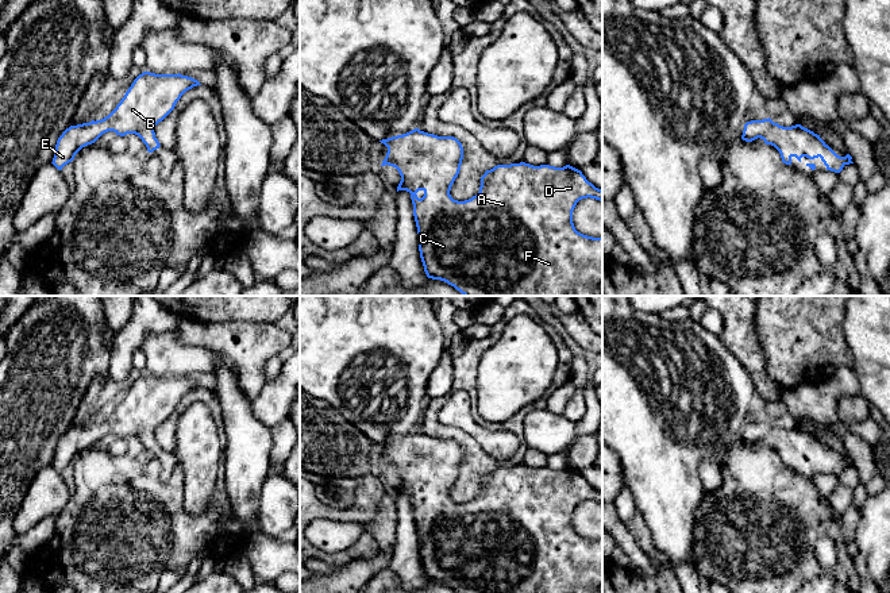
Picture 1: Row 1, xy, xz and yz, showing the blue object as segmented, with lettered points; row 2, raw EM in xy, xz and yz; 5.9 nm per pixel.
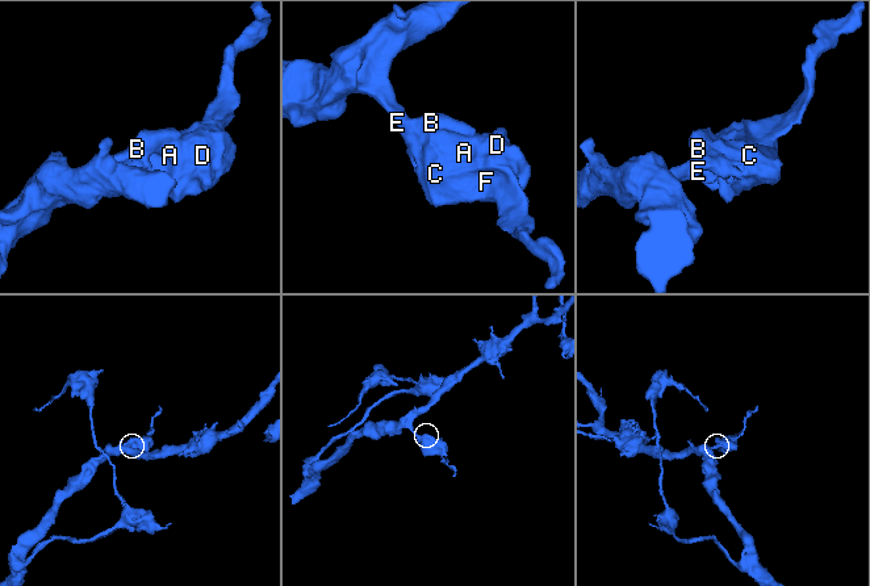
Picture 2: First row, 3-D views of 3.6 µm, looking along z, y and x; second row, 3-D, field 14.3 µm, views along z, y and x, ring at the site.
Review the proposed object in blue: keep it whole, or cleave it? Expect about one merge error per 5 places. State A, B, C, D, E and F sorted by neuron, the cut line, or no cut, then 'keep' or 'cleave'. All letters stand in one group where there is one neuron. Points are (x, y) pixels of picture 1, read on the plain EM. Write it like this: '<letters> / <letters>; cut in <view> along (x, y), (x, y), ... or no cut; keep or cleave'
A B C D E F; no cut; keep

